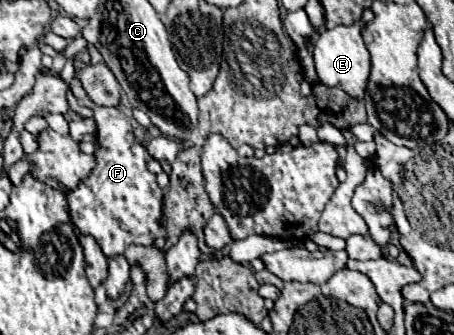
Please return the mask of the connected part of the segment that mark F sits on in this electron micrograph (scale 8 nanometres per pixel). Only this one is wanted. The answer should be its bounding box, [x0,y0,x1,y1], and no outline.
[61,52,169,301]

